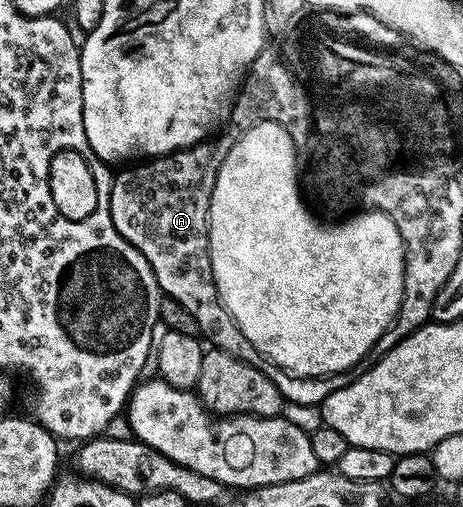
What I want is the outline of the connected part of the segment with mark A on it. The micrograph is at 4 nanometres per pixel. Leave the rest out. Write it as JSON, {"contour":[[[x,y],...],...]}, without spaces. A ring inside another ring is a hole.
{"contour":[[[232,135],[220,136],[202,140],[201,143],[193,144],[190,148],[181,148],[169,156],[155,156],[146,159],[133,166],[138,166],[138,168],[122,167],[120,169],[122,172],[118,176],[116,173],[112,177],[113,185],[109,191],[109,209],[111,218],[115,222],[115,230],[119,230],[121,237],[131,246],[135,246],[135,250],[139,250],[139,254],[143,254],[143,258],[147,258],[162,293],[175,298],[175,302],[180,302],[183,306],[187,306],[187,310],[191,310],[191,315],[195,318],[195,323],[201,331],[200,339],[202,341],[208,342],[219,350],[227,350],[227,354],[258,368],[263,375],[271,378],[271,382],[275,382],[275,386],[279,386],[279,394],[288,403],[299,406],[311,406],[312,404],[320,406],[327,398],[327,394],[335,394],[335,390],[339,390],[353,381],[354,373],[352,371],[336,372],[334,376],[326,377],[297,376],[286,368],[280,368],[275,362],[261,356],[259,350],[255,350],[255,346],[251,346],[251,342],[247,342],[247,337],[243,335],[243,330],[239,330],[235,318],[231,318],[229,311],[221,305],[221,295],[218,294],[215,286],[209,257],[209,207],[211,206],[211,194],[215,190],[215,178],[219,174],[219,166],[223,166],[223,158],[227,158],[234,137]]]}

